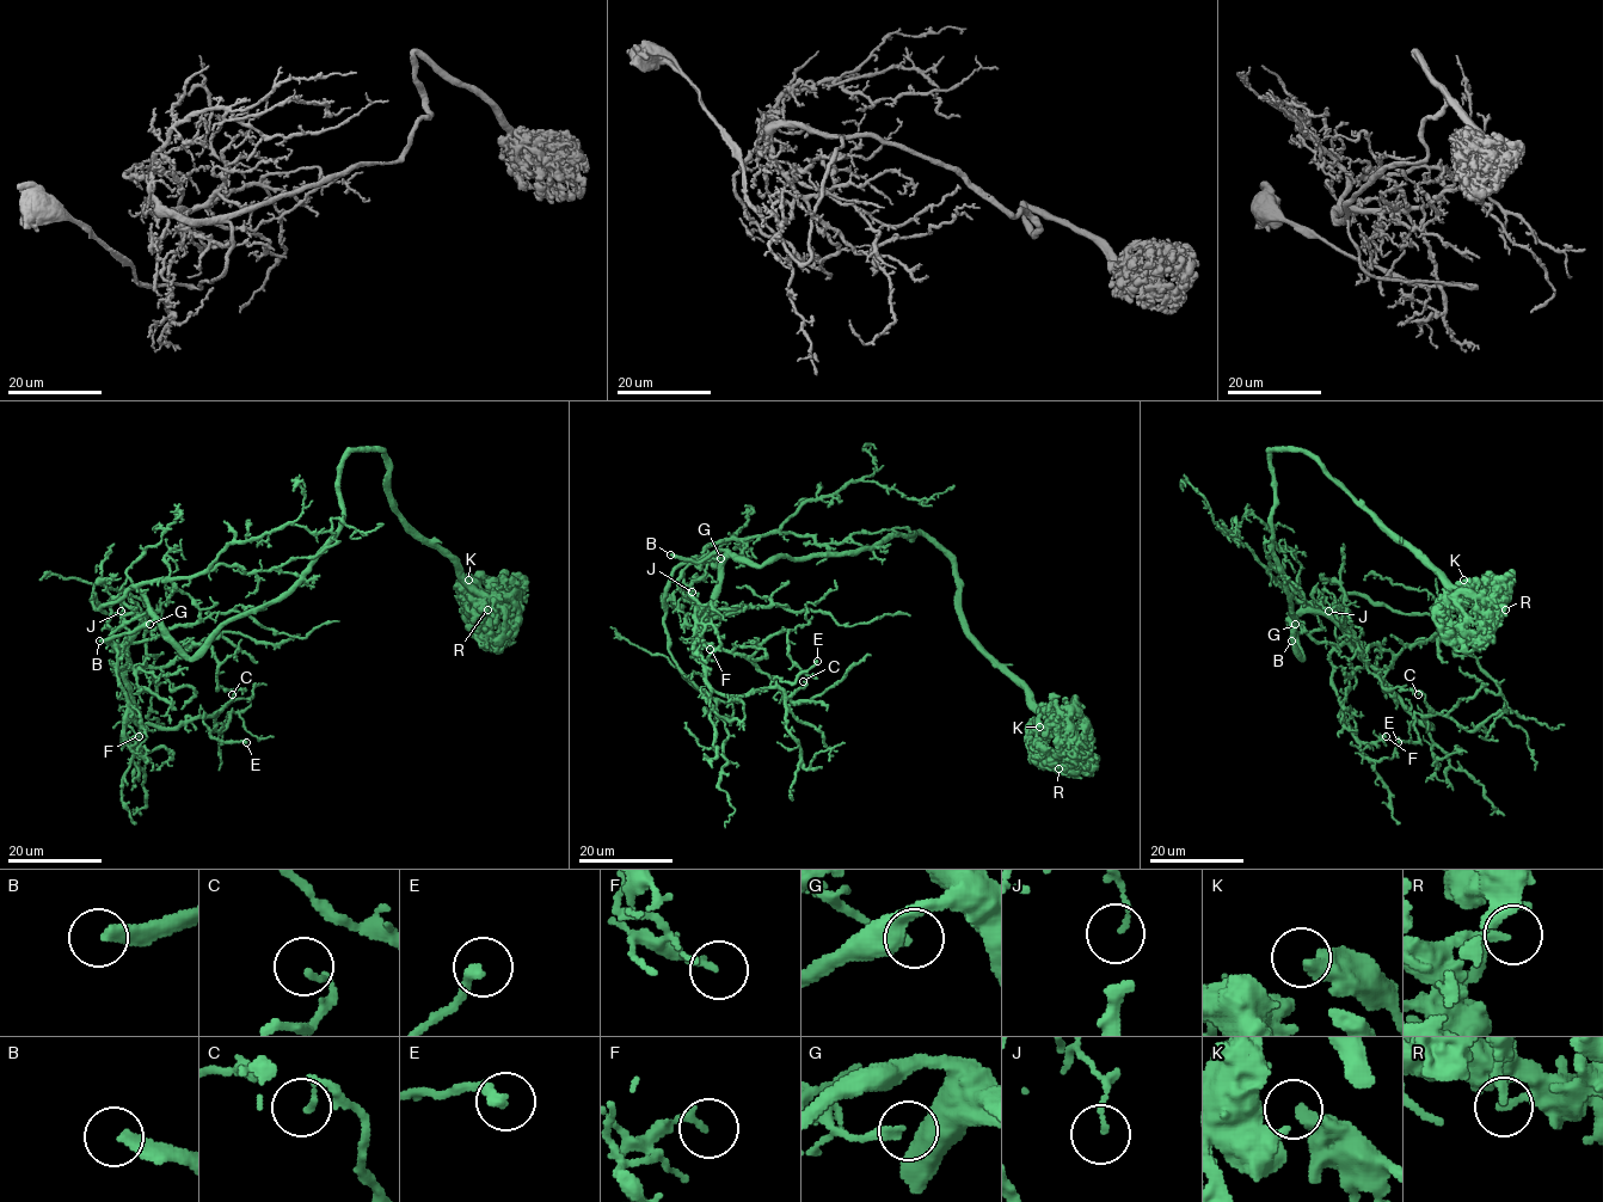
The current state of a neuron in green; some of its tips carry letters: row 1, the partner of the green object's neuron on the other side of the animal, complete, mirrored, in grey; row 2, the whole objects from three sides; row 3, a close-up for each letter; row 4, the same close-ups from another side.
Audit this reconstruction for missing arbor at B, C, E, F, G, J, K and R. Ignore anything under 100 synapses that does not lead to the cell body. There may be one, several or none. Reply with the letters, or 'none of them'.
B

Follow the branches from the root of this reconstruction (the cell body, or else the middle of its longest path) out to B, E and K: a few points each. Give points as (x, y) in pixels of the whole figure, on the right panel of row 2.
B: (1290, 603), (1296, 625), (1294, 648), (1302, 657), (1296, 632), (1288, 620), (1299, 632), (1291, 641)
E: (1290, 603), (1302, 657), (1294, 620), (1325, 613), (1432, 728), (1417, 712), (1419, 741), (1398, 742)
K: (1290, 603), (1285, 575), (1272, 549), (1272, 451), (1306, 451), (1389, 532), (1471, 595), (1473, 590), (1463, 580)

